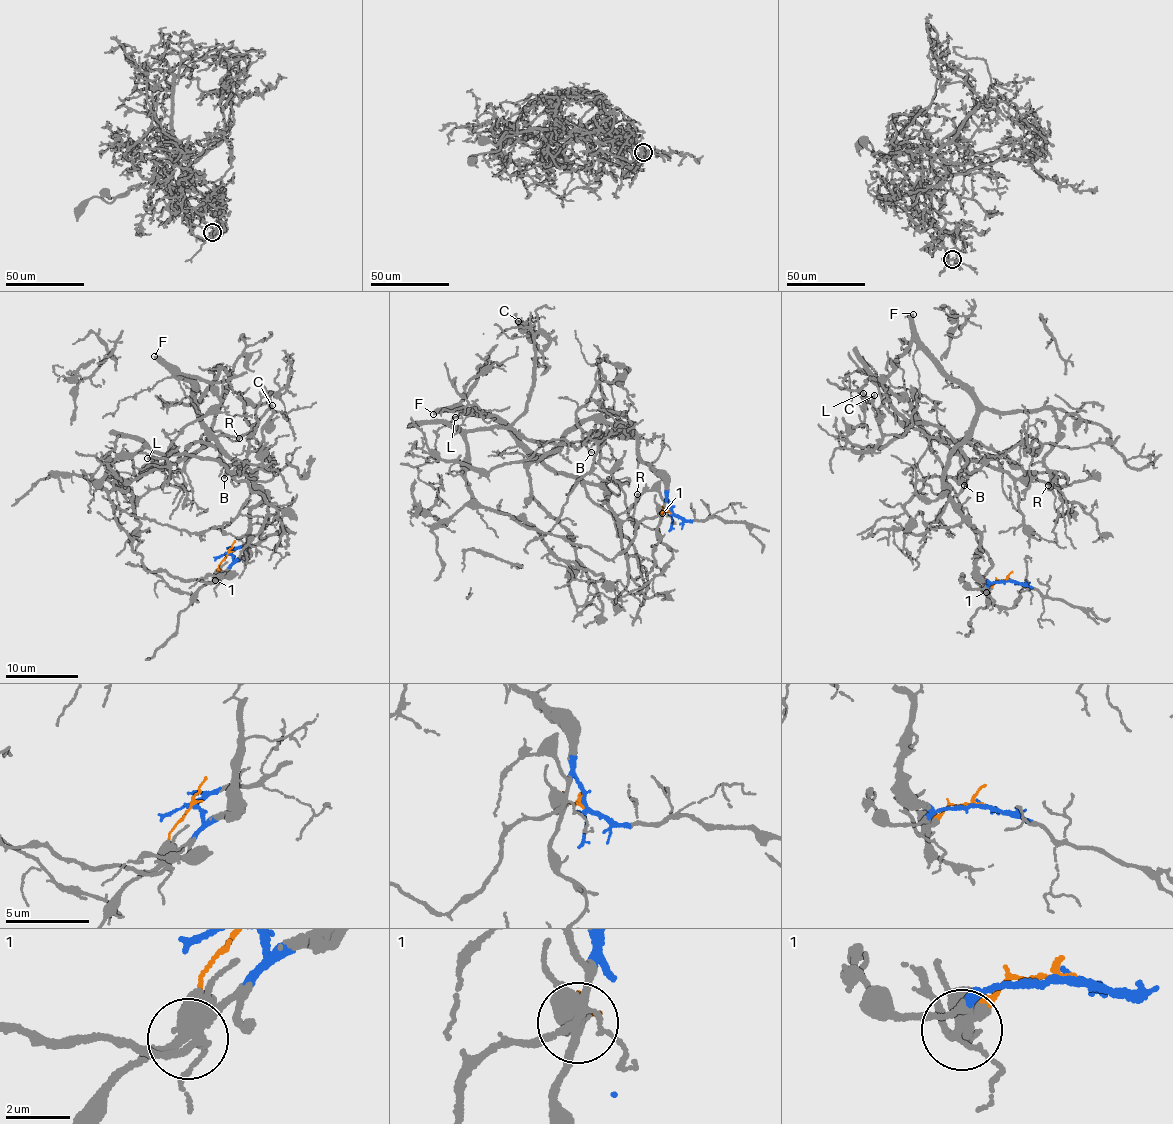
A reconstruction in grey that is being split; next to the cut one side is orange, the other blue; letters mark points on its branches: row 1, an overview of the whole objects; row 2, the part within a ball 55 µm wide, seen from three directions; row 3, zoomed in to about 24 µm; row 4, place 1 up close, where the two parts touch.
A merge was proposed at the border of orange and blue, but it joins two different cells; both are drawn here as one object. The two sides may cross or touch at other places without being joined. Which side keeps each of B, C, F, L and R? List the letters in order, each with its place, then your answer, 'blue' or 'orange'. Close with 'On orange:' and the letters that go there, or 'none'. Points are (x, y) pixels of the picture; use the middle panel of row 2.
B: (591, 452) | orange
C: (518, 321) | orange
F: (433, 414) | blue
L: (455, 417) | blue
R: (637, 494) | blue
On orange: B, C

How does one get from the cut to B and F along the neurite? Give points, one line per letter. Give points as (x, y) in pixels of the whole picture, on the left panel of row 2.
B: (229, 553), (207, 583), (147, 570), (102, 484), (120, 458), (193, 442), (219, 451), (224, 478)
F: (229, 553), (236, 561), (249, 543), (259, 485), (223, 451), (195, 407), (197, 391), (154, 356)

